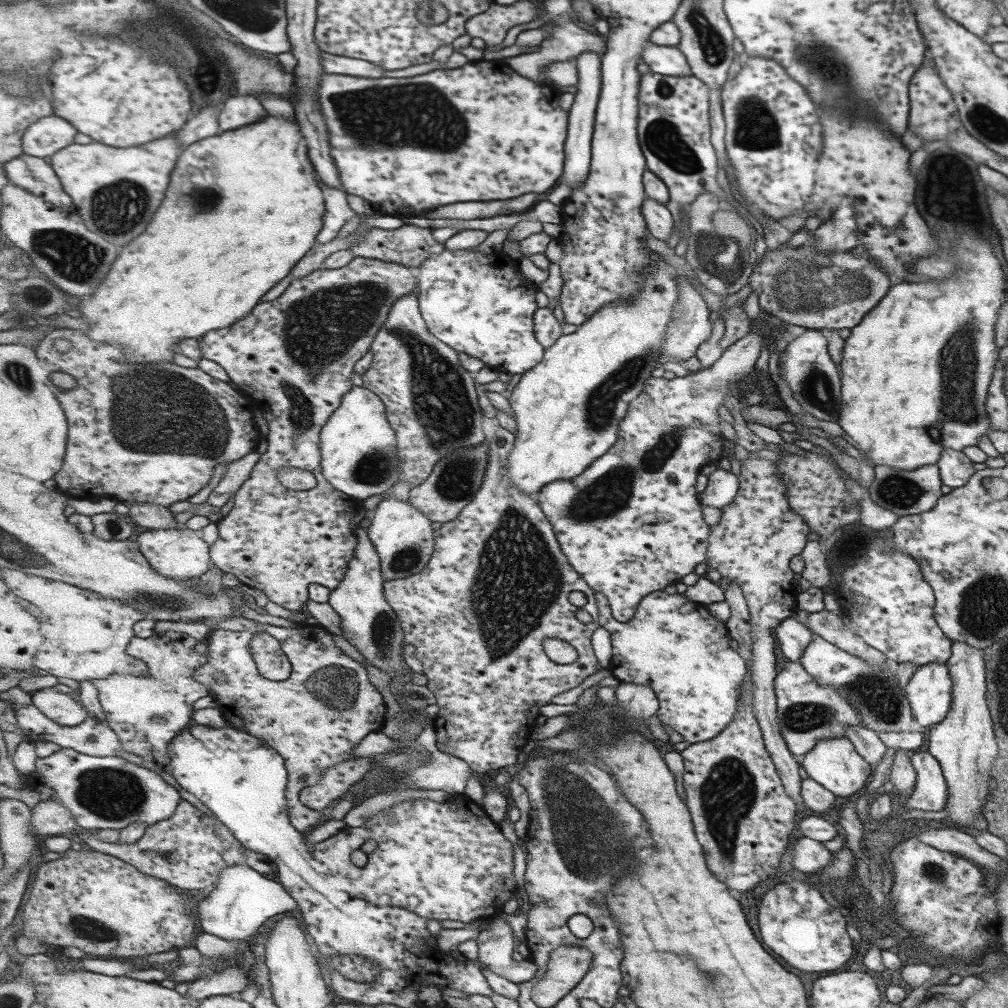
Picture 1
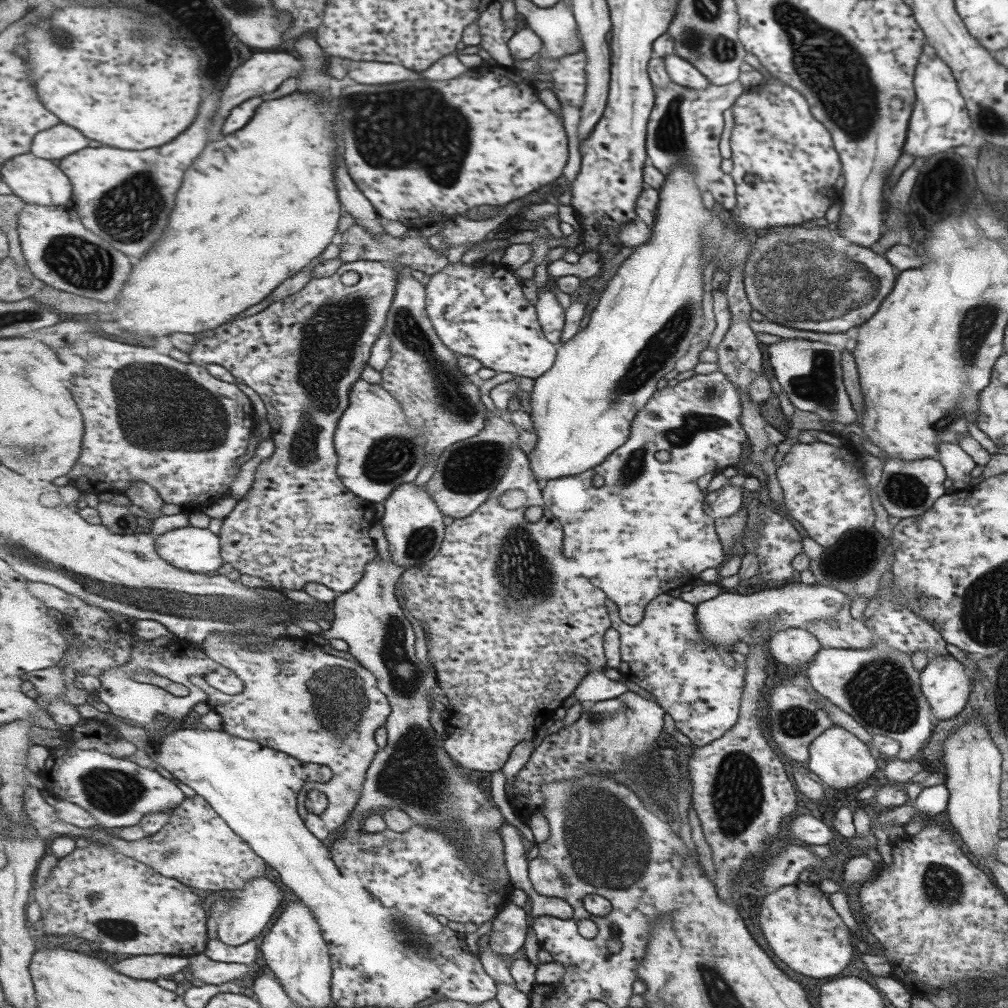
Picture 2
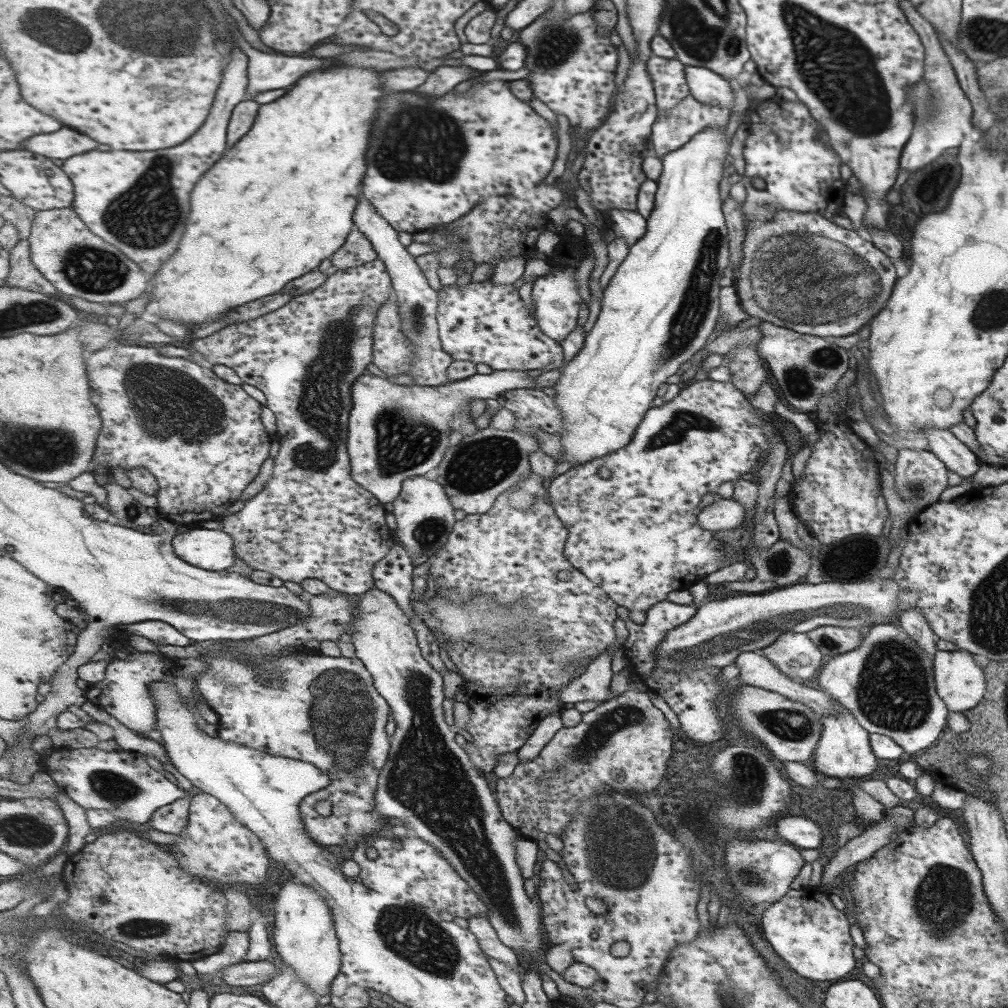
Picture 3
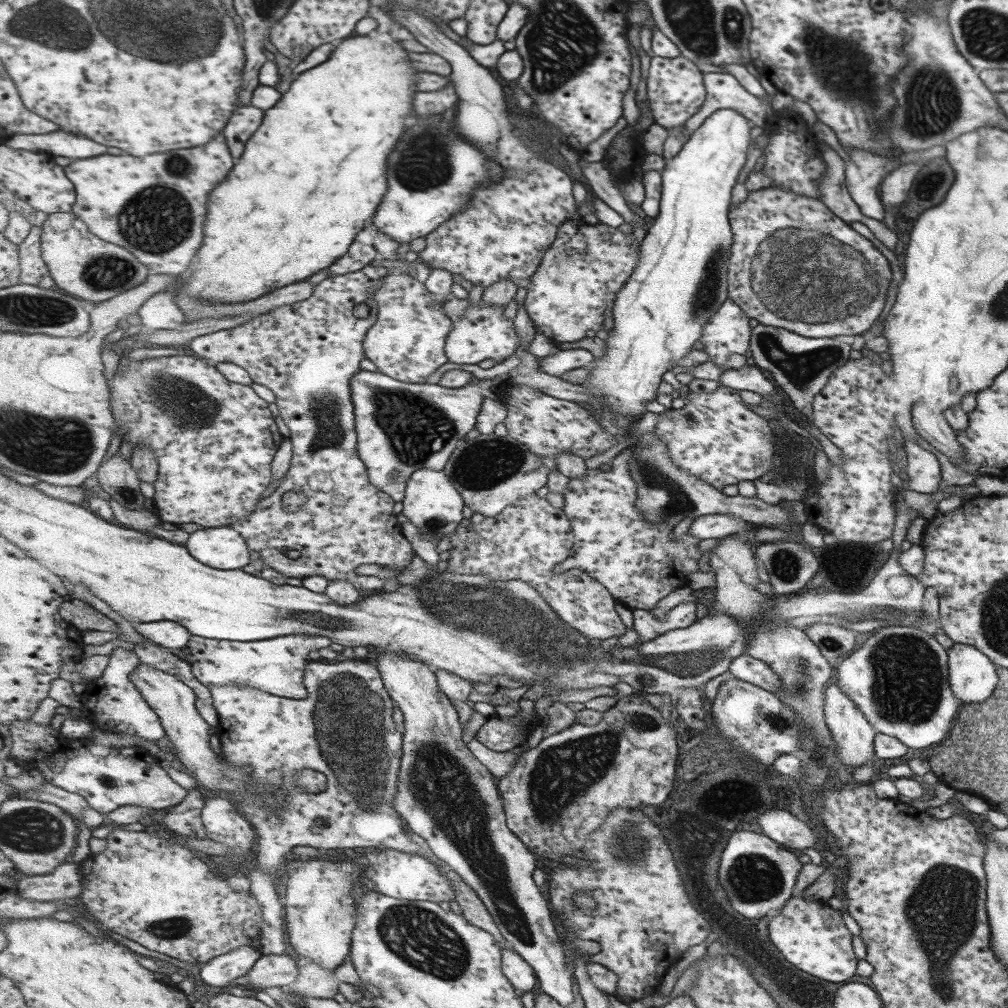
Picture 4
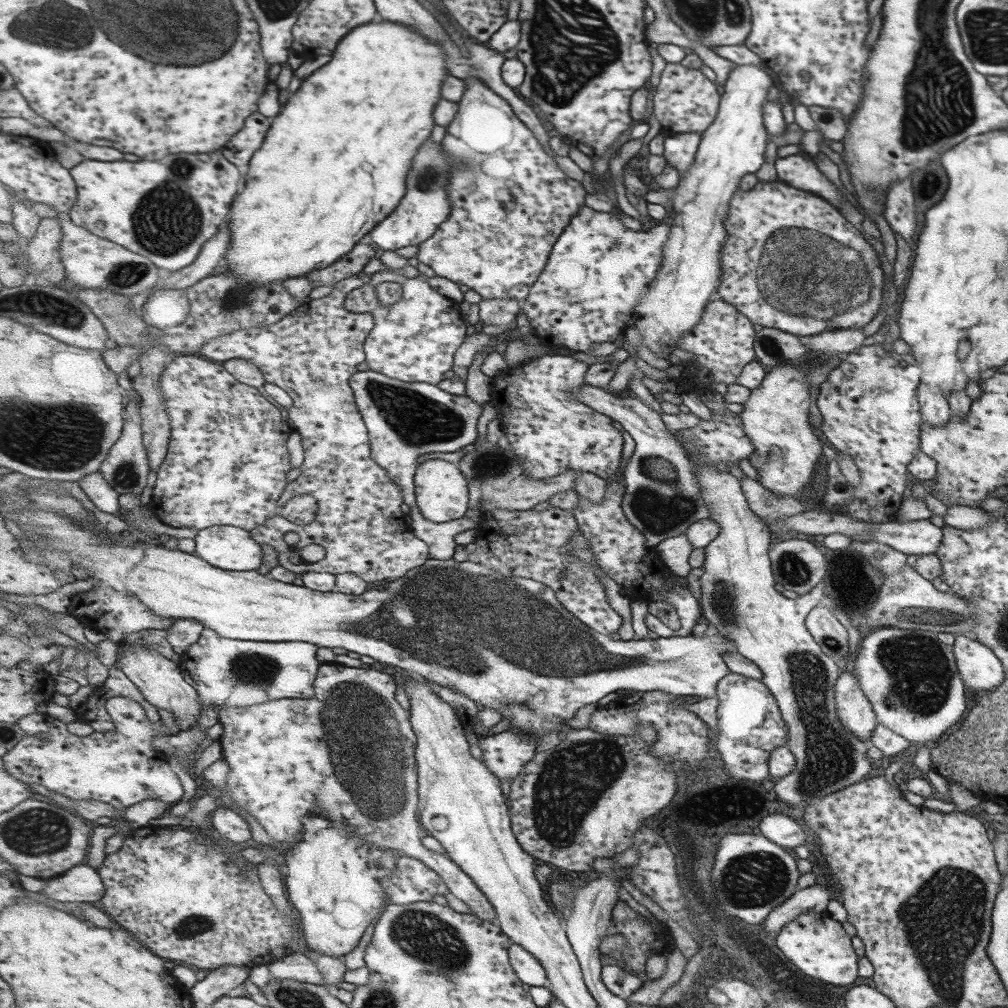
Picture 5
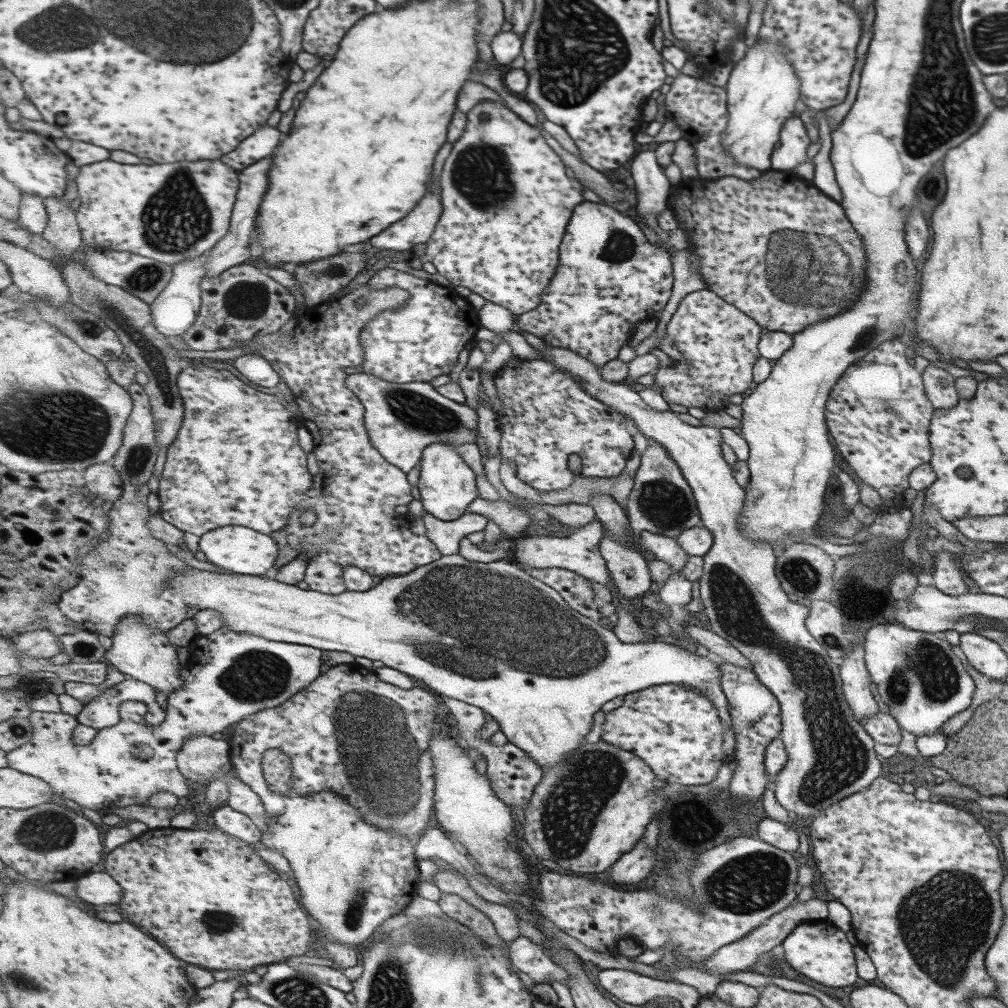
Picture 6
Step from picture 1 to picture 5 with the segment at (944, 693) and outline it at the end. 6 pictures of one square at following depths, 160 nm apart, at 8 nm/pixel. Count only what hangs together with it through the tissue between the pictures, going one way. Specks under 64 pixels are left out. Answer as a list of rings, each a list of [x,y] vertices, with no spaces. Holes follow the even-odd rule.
[[[957,635],[952,647],[962,681],[975,697],[1004,682],[1005,672],[1000,660],[984,644],[969,636]]]

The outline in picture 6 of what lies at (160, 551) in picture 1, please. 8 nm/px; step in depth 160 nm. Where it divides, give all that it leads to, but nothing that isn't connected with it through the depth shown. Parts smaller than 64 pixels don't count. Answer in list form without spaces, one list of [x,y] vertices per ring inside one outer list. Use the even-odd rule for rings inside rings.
[[[237,525],[217,528],[201,536],[200,550],[207,556],[209,562],[238,575],[271,575],[273,566],[279,558],[279,546],[271,536],[254,528]]]

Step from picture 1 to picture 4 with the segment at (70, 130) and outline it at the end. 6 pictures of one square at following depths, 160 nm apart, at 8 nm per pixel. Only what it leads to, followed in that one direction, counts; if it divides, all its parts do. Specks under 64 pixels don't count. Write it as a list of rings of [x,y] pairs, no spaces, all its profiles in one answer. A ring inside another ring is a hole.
[[[51,132],[51,134],[17,134],[9,140],[11,148],[21,148],[21,150],[35,150],[35,152],[51,152],[57,156],[67,156],[67,158],[91,158],[91,156],[101,156],[107,154],[105,144],[97,144],[89,138],[83,136],[73,136],[69,132]]]

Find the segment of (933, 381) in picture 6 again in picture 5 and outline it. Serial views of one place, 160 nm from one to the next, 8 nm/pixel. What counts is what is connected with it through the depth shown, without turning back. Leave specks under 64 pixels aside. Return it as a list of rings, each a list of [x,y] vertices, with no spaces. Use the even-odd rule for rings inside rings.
[[[924,381],[919,382],[917,388],[923,422],[934,427],[943,427],[951,420],[950,405],[946,397]]]

